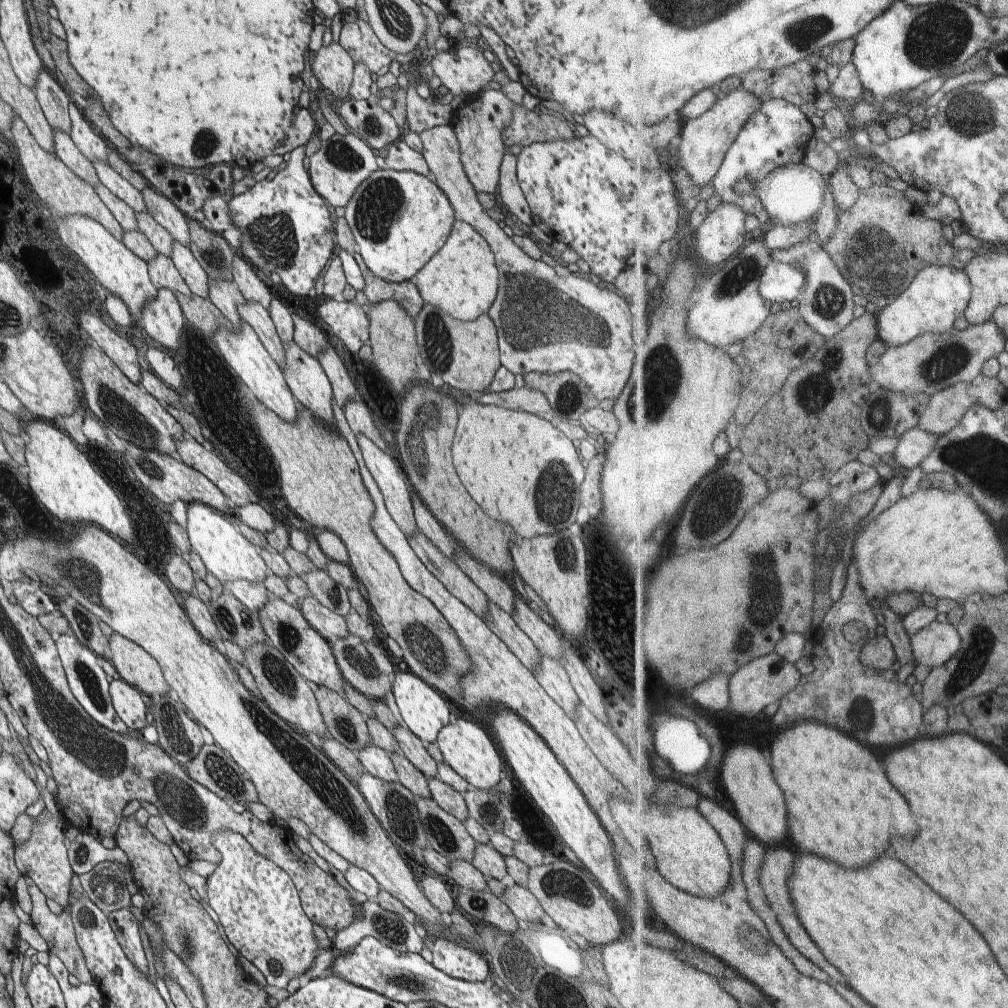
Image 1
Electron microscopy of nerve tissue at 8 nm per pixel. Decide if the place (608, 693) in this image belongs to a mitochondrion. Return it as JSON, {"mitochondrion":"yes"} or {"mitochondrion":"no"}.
{"mitochondrion":"no"}

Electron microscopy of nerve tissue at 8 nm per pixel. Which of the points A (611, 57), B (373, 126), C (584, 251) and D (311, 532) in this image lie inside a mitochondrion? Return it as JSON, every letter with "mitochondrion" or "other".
{"A":"other","B":"mitochondrion","C":"other","D":"other"}

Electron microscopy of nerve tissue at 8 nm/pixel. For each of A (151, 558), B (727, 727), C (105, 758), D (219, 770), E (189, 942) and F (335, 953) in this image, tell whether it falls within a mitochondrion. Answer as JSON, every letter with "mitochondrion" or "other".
{"A":"other","B":"other","C":"mitochondrion","D":"mitochondrion","E":"mitochondrion","F":"other"}

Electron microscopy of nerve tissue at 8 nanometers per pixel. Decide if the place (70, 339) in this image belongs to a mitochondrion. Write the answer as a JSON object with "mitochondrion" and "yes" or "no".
{"mitochondrion":"no"}

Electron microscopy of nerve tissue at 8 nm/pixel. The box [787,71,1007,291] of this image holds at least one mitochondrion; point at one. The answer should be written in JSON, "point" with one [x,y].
{"point":[970,114]}

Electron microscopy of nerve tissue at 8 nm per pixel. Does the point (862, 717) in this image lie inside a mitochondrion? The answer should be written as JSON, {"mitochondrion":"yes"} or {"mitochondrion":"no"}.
{"mitochondrion":"yes"}

